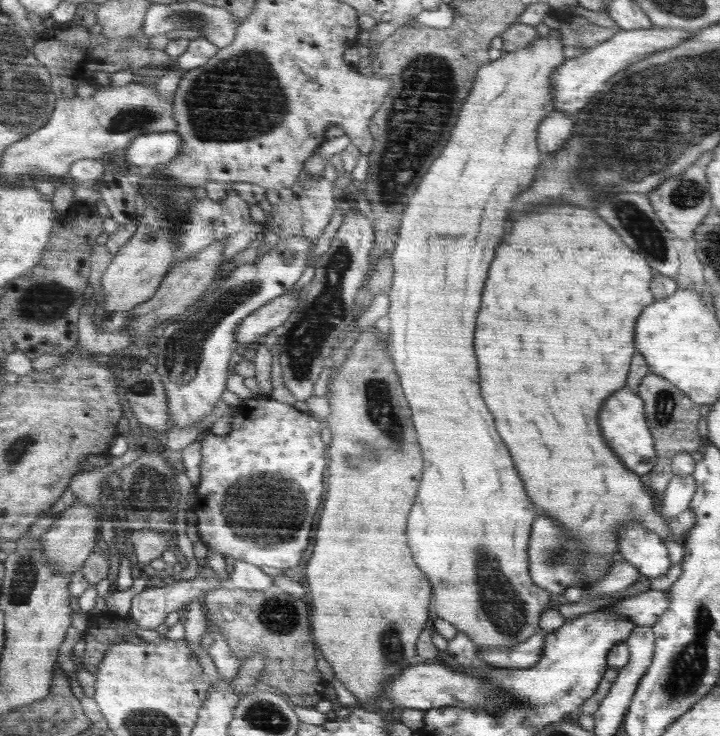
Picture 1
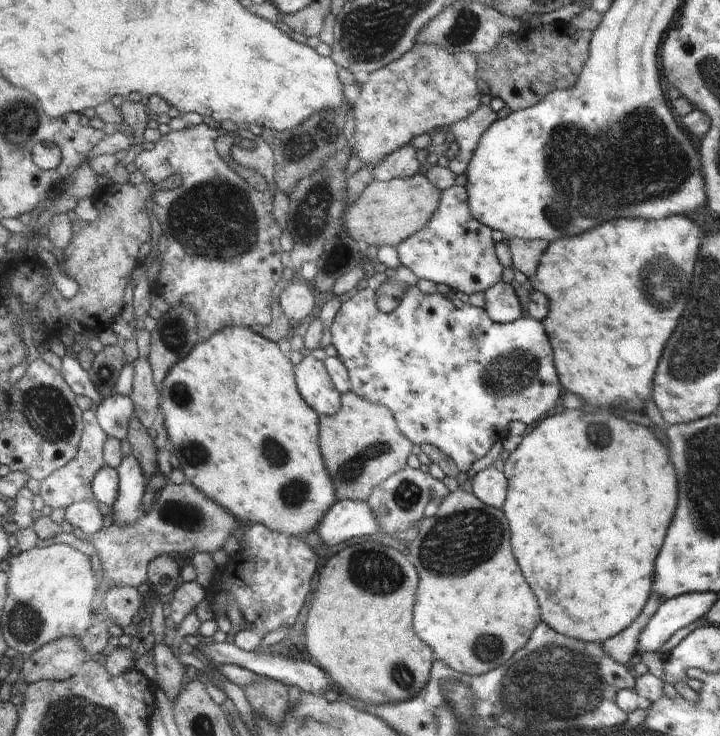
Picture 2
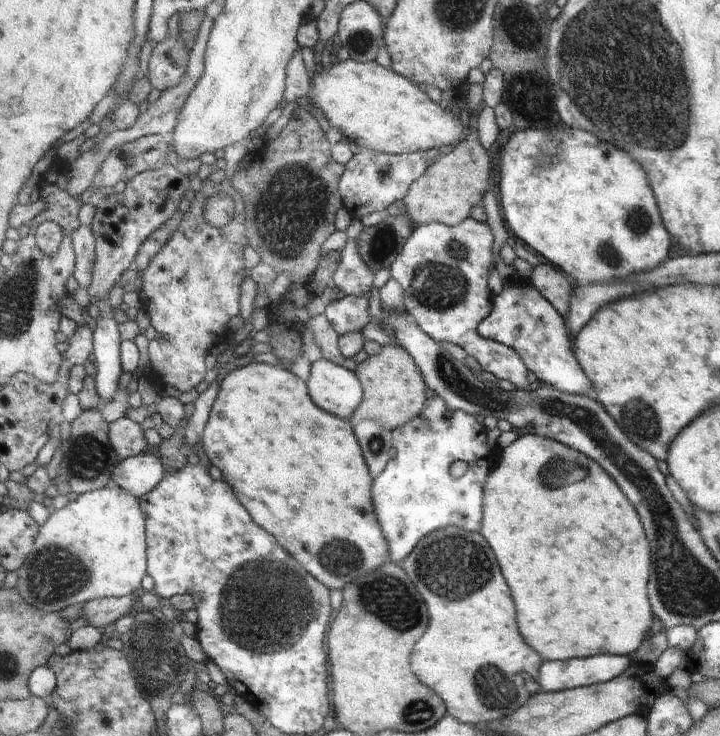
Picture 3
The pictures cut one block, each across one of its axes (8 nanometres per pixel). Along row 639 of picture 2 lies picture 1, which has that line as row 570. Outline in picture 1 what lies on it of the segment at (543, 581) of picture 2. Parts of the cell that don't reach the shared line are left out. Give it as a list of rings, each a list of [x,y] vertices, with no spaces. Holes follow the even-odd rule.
[[[550,206],[536,210],[532,214],[522,216],[522,220],[516,220],[512,224],[512,232],[502,242],[502,248],[498,248],[498,260],[494,260],[494,268],[490,268],[490,284],[486,284],[486,296],[482,296],[482,316],[478,316],[478,364],[482,364],[482,396],[486,396],[486,404],[490,404],[490,412],[494,412],[494,420],[498,420],[498,432],[502,432],[502,440],[510,444],[510,452],[514,452],[514,460],[518,460],[518,472],[522,472],[522,480],[526,480],[526,488],[530,488],[530,496],[534,496],[534,504],[540,506],[544,514],[554,518],[556,524],[562,524],[582,548],[586,548],[586,559],[580,567],[583,590],[592,589],[596,580],[604,578],[612,564],[616,564],[620,558],[620,544],[618,544],[618,532],[628,522],[636,522],[642,528],[648,528],[652,533],[658,534],[669,548],[669,557],[672,564],[678,564],[686,556],[682,544],[668,532],[667,523],[662,520],[660,510],[654,508],[654,496],[648,492],[648,486],[640,482],[640,475],[625,467],[620,457],[615,453],[600,434],[598,426],[598,412],[608,396],[612,396],[616,390],[626,386],[628,380],[628,368],[634,354],[634,326],[640,312],[654,303],[656,297],[651,288],[652,274],[646,264],[646,258],[632,252],[620,236],[604,224],[594,210],[582,210],[574,206]]]

